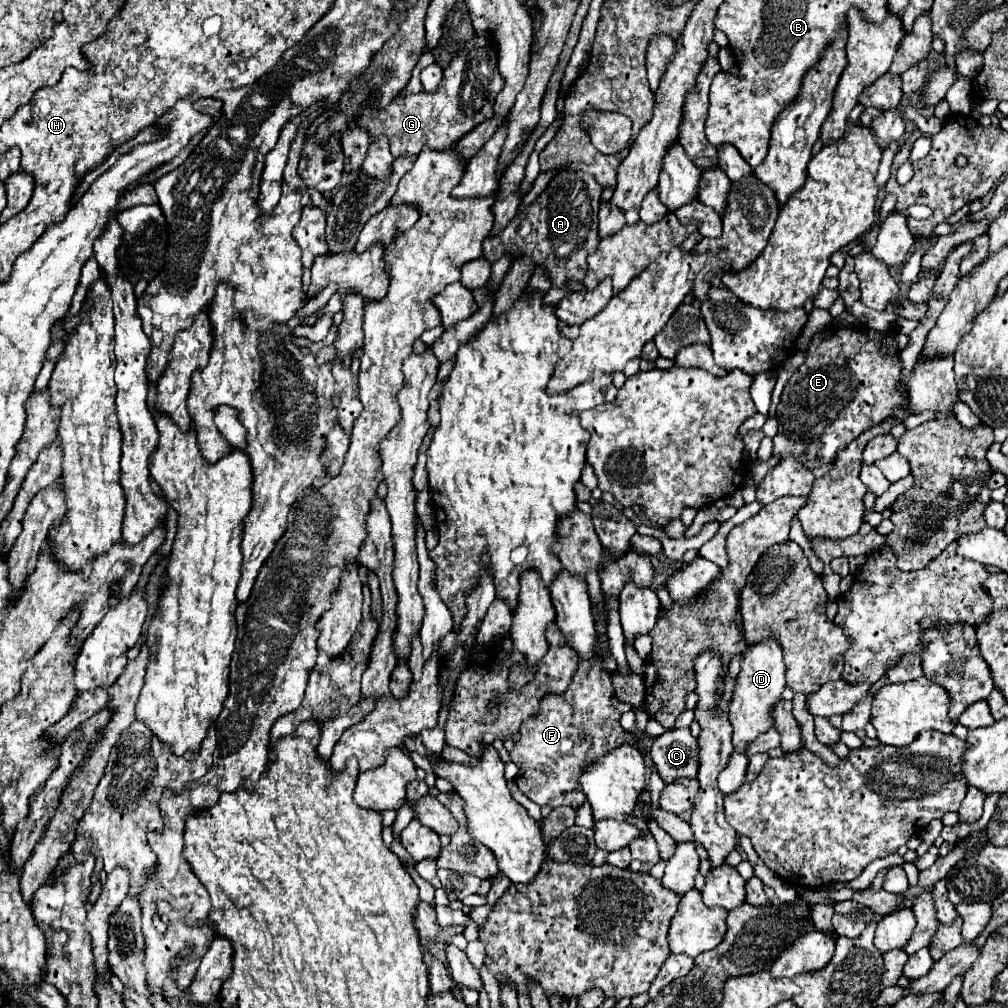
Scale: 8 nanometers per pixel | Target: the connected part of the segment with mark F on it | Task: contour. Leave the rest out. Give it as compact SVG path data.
M564 570L556 580L556 586L552 586L550 596L556 608L556 626L564 634L568 646L578 654L580 664L568 690L564 694L548 692L540 700L538 714L520 726L520 738L510 756L518 766L516 784L532 802L550 808L580 808L584 804L584 792L580 790L578 778L584 770L622 744L642 748L642 738L626 732L618 722L622 712L614 706L618 698L612 684L612 672L602 668L604 660L596 652L596 622L586 582L572 578L572 574Z

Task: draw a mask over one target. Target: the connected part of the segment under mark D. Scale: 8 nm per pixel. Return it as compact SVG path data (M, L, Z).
M768 638L768 642L758 642L756 646L750 646L744 652L742 668L738 674L738 684L734 688L734 696L730 702L730 724L734 726L732 744L738 752L746 752L748 746L766 730L774 726L774 708L782 698L782 692L786 688L786 666L782 662L782 650Z

